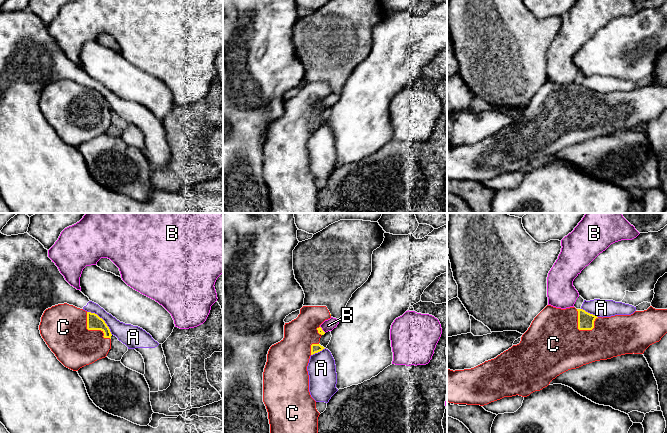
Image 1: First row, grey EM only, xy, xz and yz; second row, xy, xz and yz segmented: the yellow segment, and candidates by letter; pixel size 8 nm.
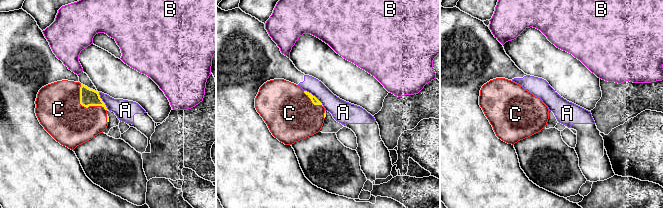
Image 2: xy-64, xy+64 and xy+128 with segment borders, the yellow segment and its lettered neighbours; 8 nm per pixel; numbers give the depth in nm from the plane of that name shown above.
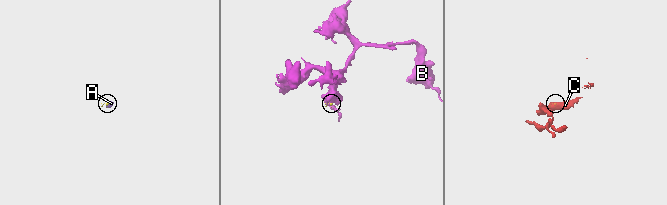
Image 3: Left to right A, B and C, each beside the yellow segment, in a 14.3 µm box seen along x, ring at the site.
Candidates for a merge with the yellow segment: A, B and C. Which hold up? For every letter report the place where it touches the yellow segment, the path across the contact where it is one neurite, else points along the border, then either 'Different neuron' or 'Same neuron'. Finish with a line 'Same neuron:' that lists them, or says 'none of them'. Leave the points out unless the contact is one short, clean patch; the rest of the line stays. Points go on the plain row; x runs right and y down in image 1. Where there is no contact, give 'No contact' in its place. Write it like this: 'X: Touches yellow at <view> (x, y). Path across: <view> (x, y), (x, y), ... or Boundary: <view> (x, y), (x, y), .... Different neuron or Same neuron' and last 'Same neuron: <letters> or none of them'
A: Touches yellow at xy (102, 95). Boundary: xy (87, 87), (96, 89), (104, 97), (112, 110). Different neuron
B: Touches yellow at xz (321, 105). Boundary: xz (320, 102), (325, 108). Different neuron
C: Touches yellow at yz (578, 101). Same neuron
Same neuron: C

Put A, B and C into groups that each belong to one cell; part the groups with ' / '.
A / B / C

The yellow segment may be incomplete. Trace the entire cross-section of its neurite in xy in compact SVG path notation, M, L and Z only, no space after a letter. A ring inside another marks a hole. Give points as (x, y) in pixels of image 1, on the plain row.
M67 79L46 85L39 106L57 135L73 147L105 134L111 125L112 110L105 97Z

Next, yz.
M547 81L521 117L496 134L464 146L447 144L447 178L484 182L504 173L527 173L547 163L560 150L583 141L625 130L643 130L667 109L667 85L650 82L631 91L597 93L583 85Z

